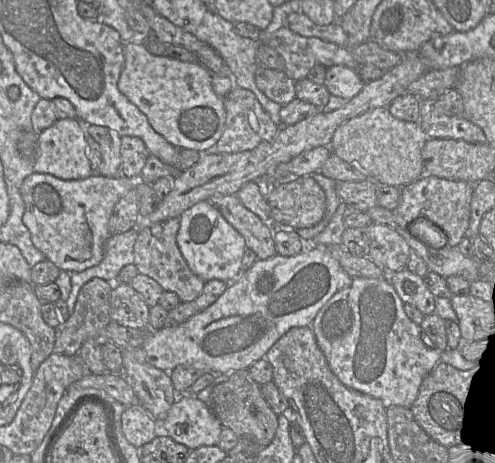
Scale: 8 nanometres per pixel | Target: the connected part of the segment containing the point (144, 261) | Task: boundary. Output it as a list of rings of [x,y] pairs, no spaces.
[[[176,217],[139,230],[134,245],[134,265],[138,273],[154,279],[164,291],[176,293],[181,302],[191,302],[202,293],[205,281],[190,270],[178,248],[176,236],[179,227],[180,219]]]

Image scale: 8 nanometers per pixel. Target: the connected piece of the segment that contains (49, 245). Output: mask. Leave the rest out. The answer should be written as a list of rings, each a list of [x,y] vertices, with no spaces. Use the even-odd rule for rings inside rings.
[[[35,171],[20,187],[25,205],[22,221],[34,246],[47,260],[62,271],[82,272],[102,261],[104,245],[111,236],[108,221],[112,211],[120,198],[141,183],[145,183],[141,174],[111,178],[93,173],[81,180],[61,180]]]

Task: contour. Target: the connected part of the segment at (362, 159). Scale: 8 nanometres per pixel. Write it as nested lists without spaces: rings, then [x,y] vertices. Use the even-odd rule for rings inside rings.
[[[379,107],[340,125],[334,132],[329,148],[376,183],[402,188],[424,173],[422,150],[427,139],[418,122],[397,119],[387,107]]]

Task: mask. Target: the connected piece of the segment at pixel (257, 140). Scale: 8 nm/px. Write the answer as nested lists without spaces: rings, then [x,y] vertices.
[[[234,87],[224,98],[226,120],[223,133],[214,147],[214,151],[234,154],[256,148],[262,142],[274,139],[281,125],[275,124],[250,90]]]

